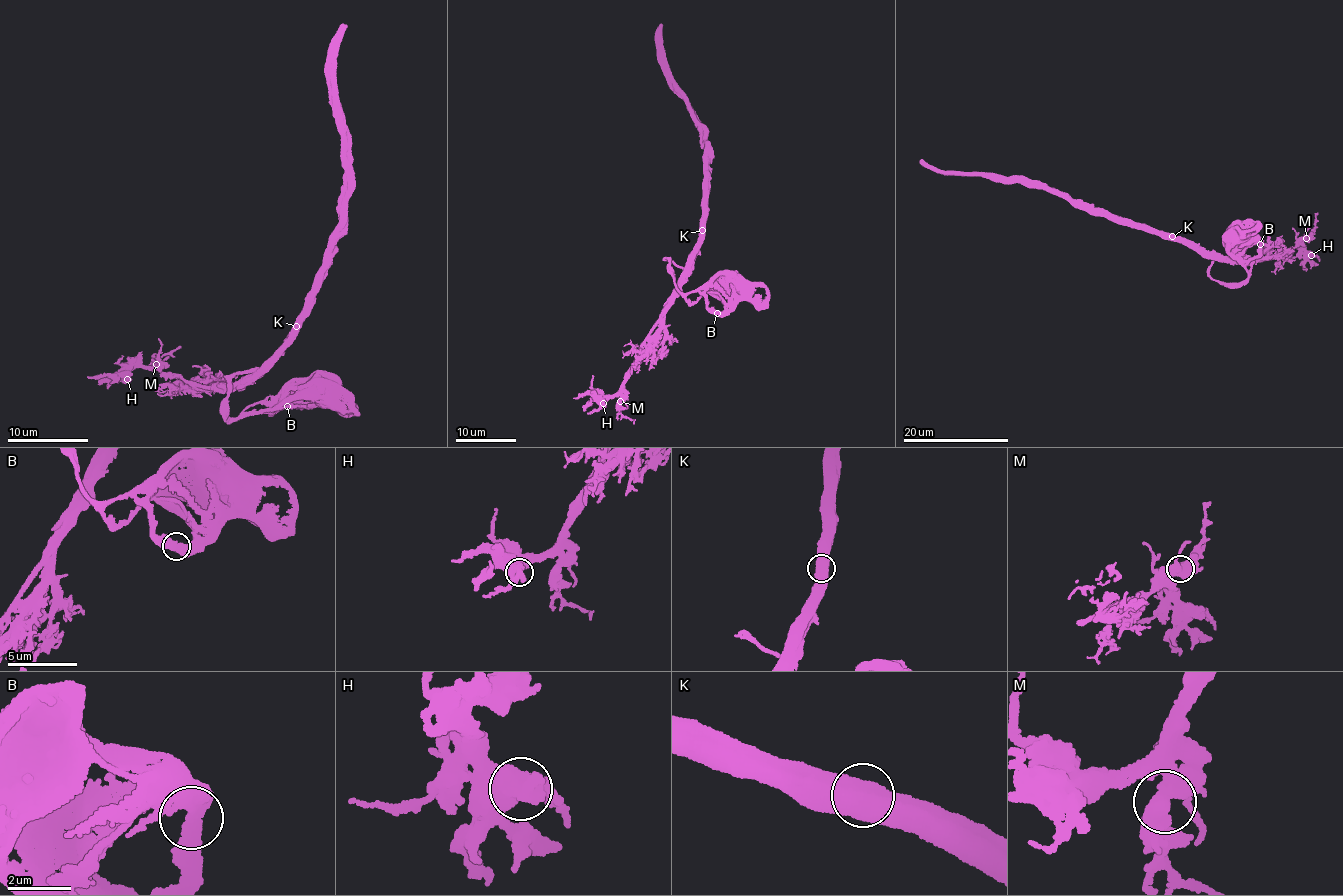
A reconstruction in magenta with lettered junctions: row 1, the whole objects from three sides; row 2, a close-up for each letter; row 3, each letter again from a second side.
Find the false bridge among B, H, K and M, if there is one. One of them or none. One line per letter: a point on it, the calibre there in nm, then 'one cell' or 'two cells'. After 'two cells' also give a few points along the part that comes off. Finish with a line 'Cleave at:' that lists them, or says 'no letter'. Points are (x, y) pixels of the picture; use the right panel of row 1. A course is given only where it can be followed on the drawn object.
B: place (1260, 244); calibre 400 nm; one cell
H: place (1311, 255); calibre 600 nm; one cell
K: place (1172, 236); calibre 700 nm; two cells; course (1172, 237), (1086, 209), (1065, 194), (1036, 184), (978, 172), (937, 170), (925, 166), (921, 159)
M: place (1306, 238); calibre 550 nm; one cell
Cleave at: K

